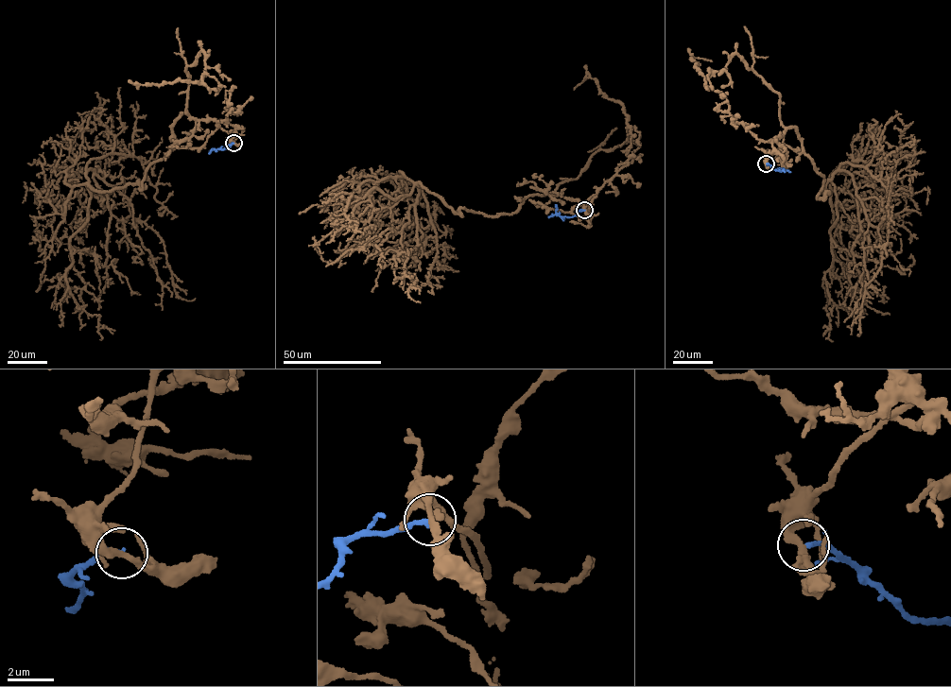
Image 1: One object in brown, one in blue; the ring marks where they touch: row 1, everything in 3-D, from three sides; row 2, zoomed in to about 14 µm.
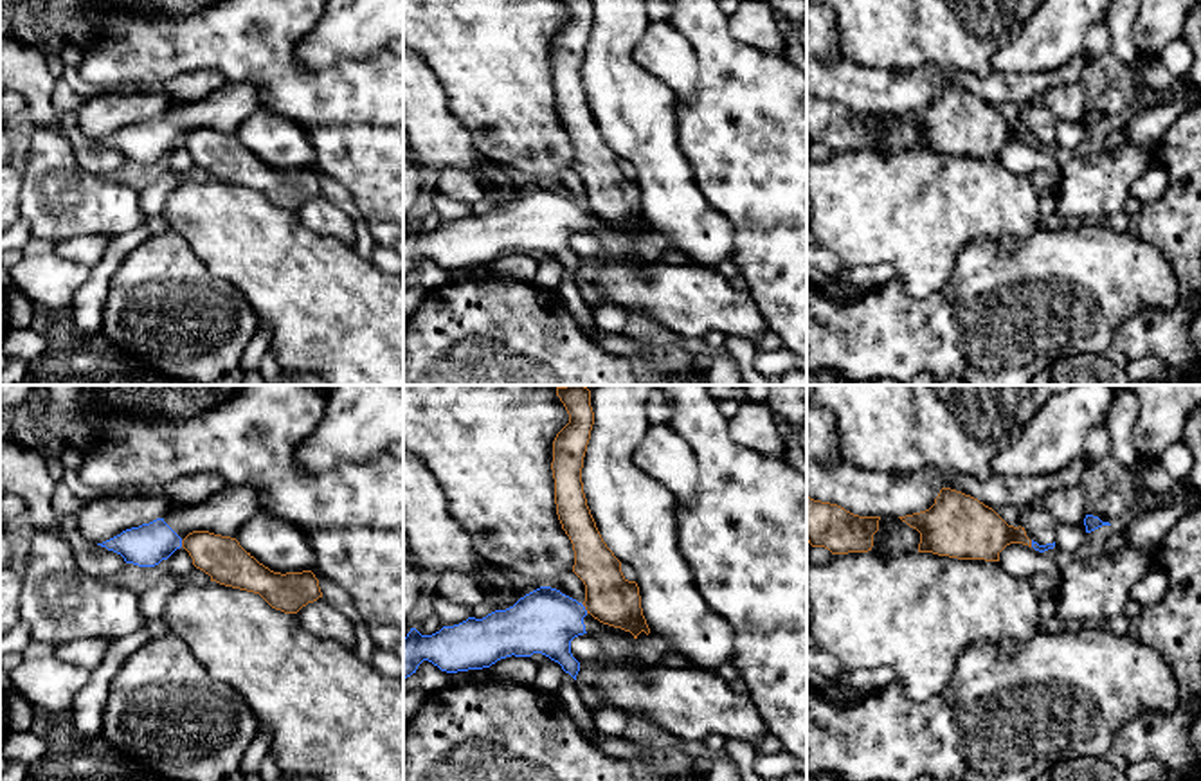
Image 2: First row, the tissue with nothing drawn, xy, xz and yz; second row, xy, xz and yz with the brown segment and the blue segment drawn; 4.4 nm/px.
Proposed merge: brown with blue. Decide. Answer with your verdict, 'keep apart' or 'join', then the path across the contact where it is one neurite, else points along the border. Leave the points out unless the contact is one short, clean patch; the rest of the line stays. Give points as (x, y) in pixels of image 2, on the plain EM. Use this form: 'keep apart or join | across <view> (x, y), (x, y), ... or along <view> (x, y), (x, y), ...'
keep apart | along xz (582, 202), (587, 209)

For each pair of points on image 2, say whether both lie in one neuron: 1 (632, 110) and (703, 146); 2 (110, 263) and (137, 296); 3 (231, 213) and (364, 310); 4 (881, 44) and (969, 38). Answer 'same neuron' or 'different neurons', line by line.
1: different neurons
2: different neurons
3: same neuron
4: same neuron

